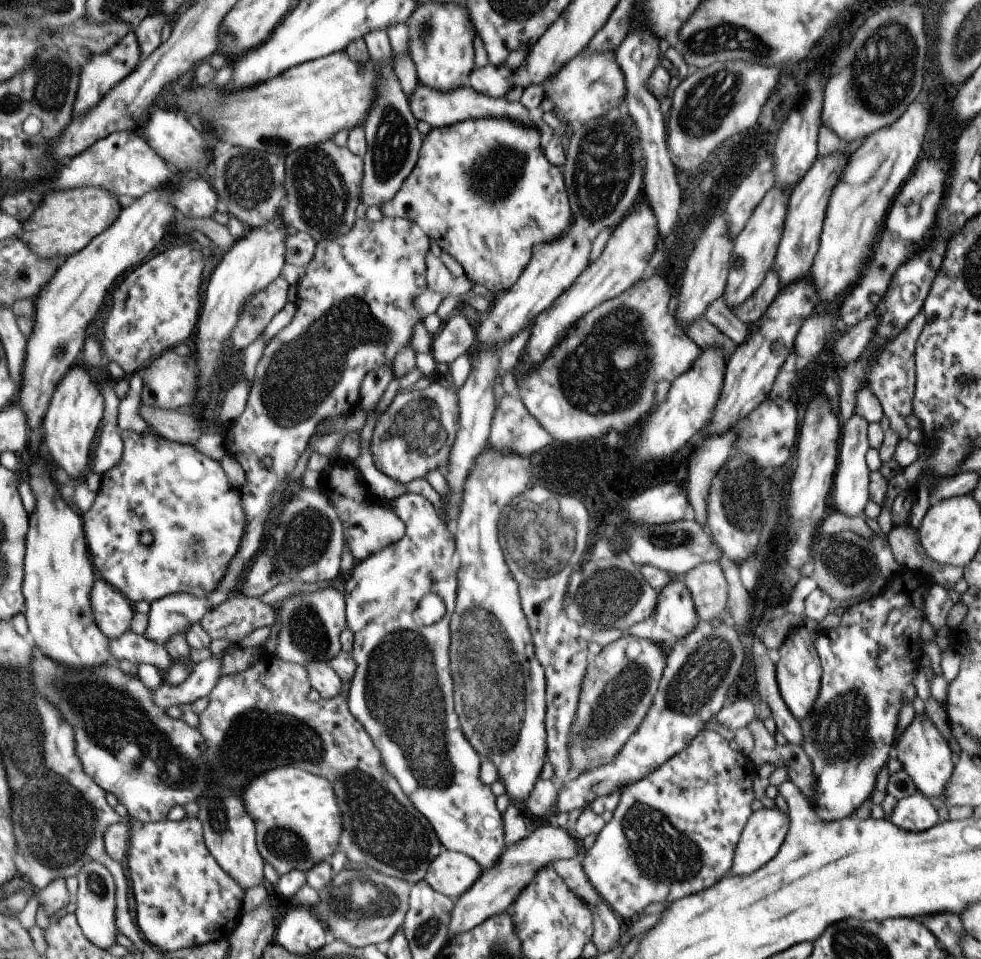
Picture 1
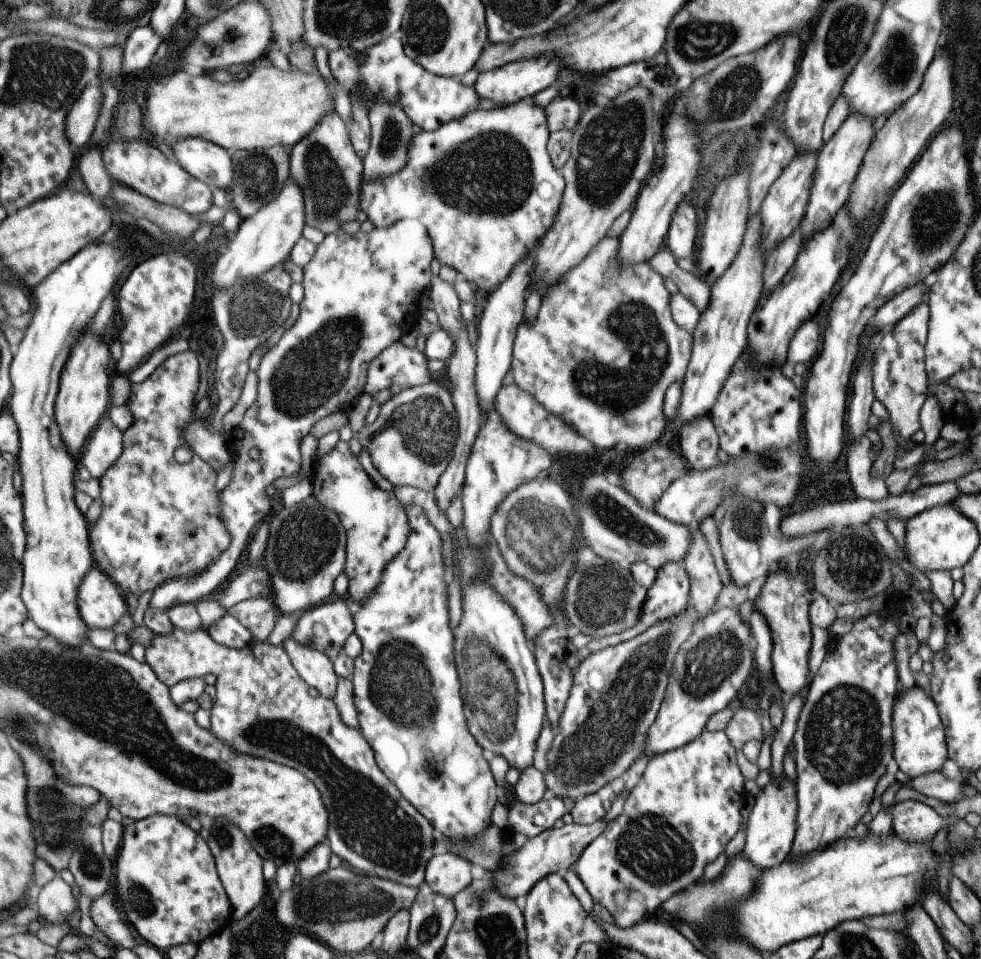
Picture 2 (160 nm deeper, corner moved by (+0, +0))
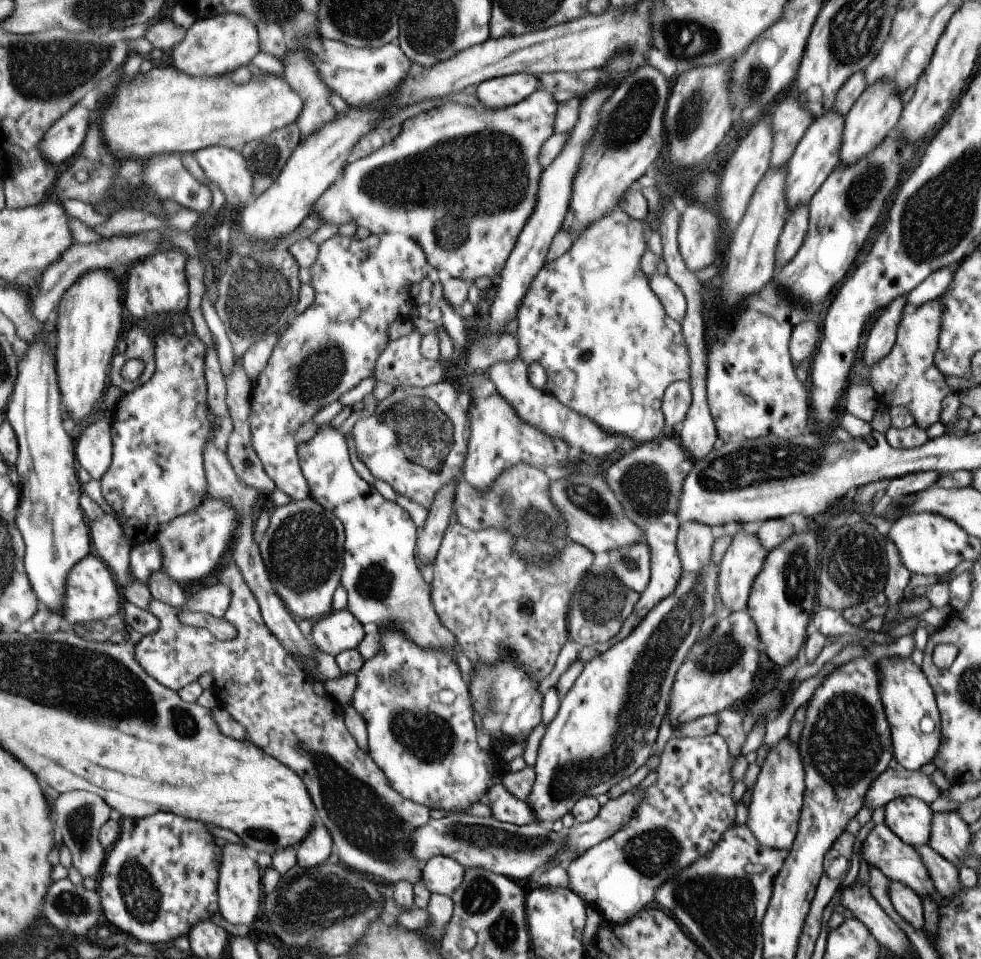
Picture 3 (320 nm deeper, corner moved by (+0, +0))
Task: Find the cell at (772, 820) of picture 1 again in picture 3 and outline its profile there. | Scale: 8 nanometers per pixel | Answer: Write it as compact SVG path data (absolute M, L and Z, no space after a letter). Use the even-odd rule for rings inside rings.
M784 736L768 750L751 792L745 822L748 829L761 846L789 850L797 832L804 793L804 768L794 742Z

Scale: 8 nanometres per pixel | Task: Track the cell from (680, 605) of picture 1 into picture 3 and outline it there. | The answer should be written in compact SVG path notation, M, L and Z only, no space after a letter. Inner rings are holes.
M667 432L653 440L635 444L627 448L629 454L613 462L602 476L607 486L614 492L614 497L620 502L623 514L631 519L642 532L650 554L650 579L643 592L638 594L637 602L629 616L622 622L615 636L605 642L578 648L576 658L581 662L589 662L592 658L605 652L613 644L623 640L638 625L638 622L665 595L668 595L678 583L683 572L677 556L675 539L678 529L676 517L679 495L685 477L689 474L693 460L680 444L675 444Z

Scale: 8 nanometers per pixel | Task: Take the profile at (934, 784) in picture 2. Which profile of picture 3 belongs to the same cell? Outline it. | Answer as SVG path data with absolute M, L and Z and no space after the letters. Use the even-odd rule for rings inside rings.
M887 767L869 784L862 800L862 807L873 810L884 806L891 799L902 796L916 796L929 804L941 792L931 784L929 777L918 771Z

